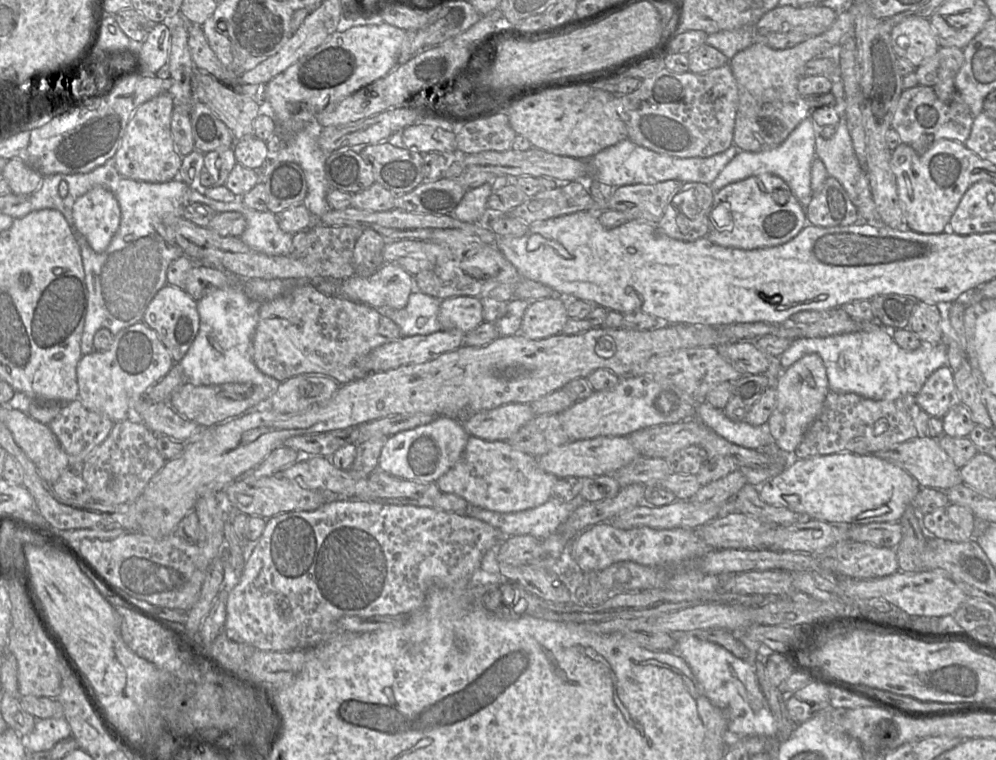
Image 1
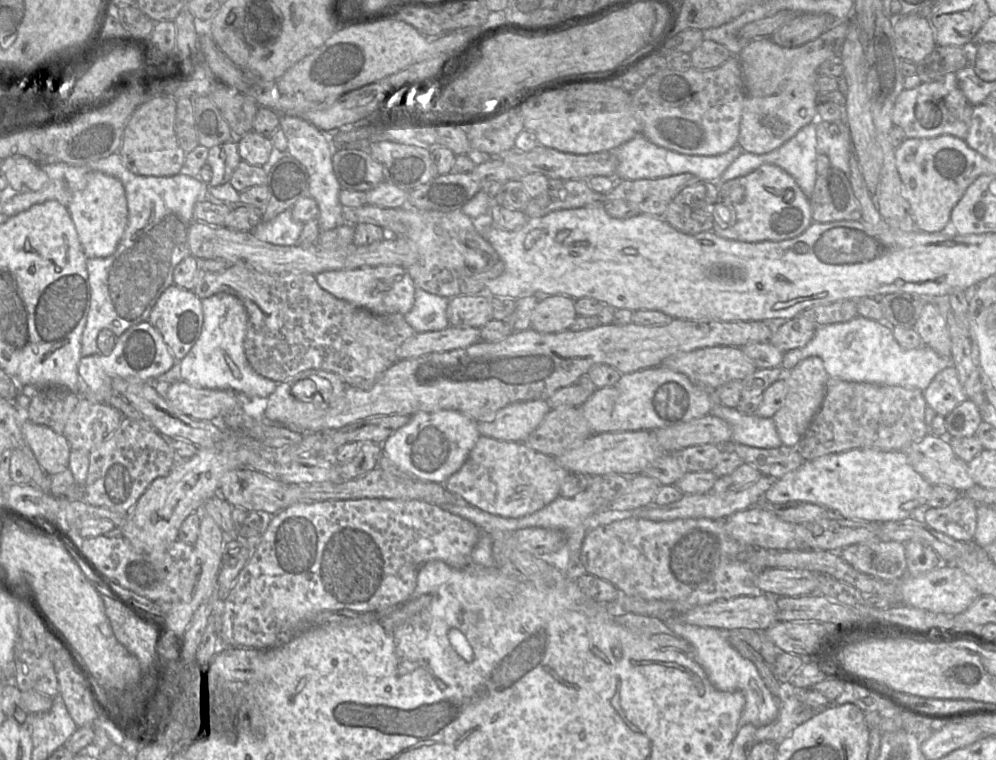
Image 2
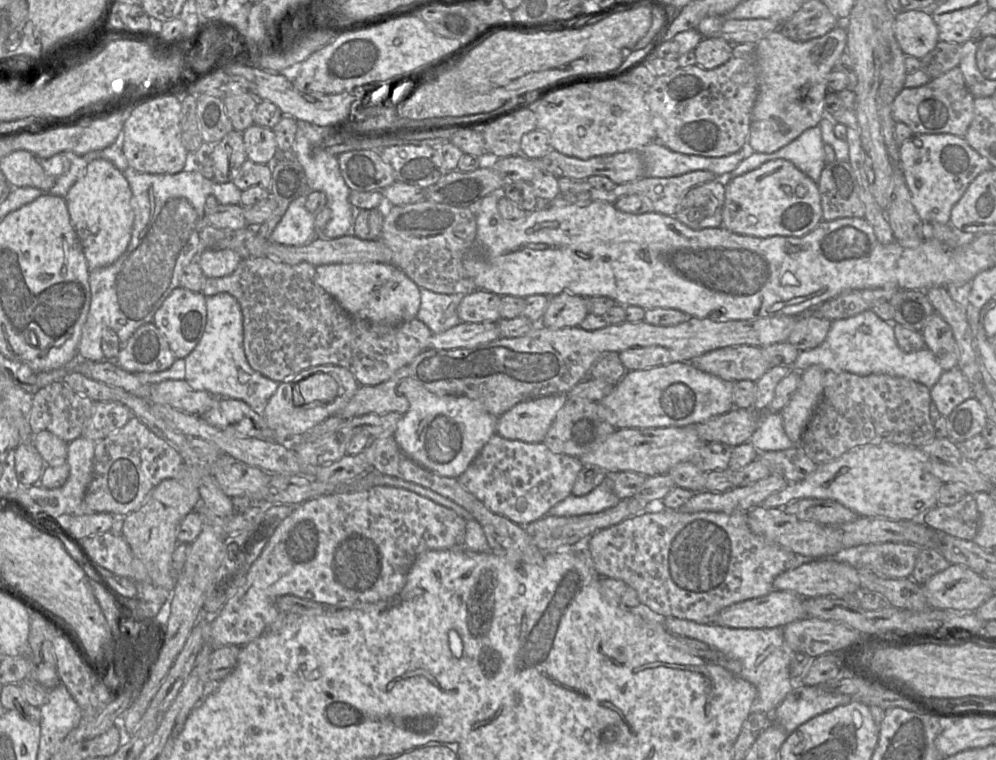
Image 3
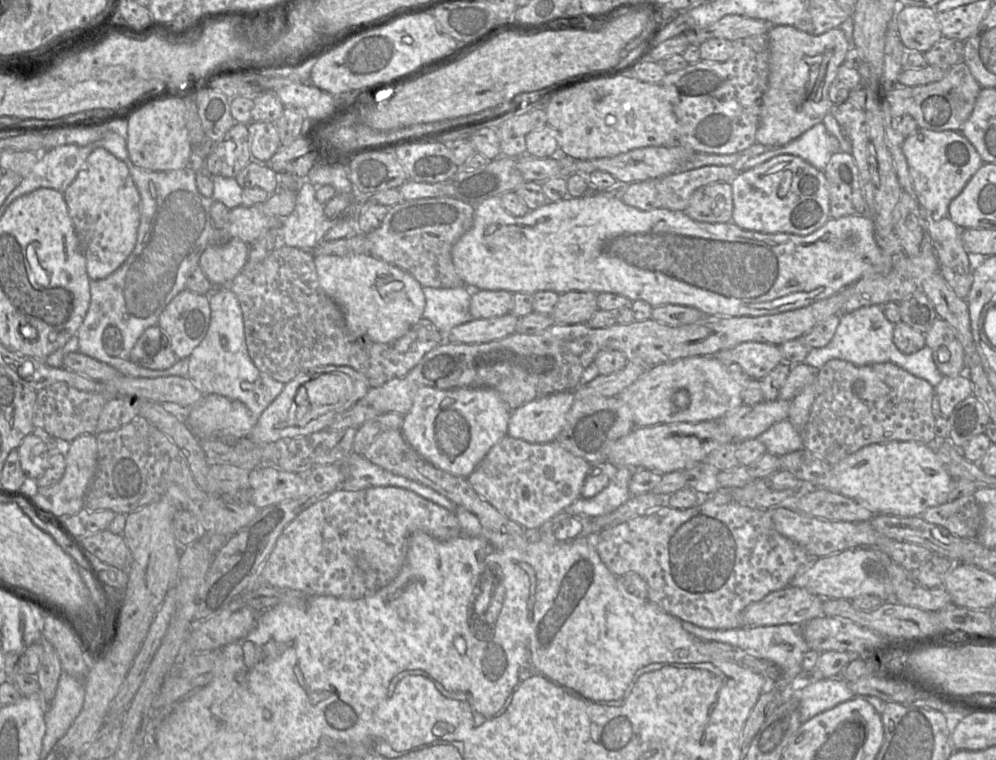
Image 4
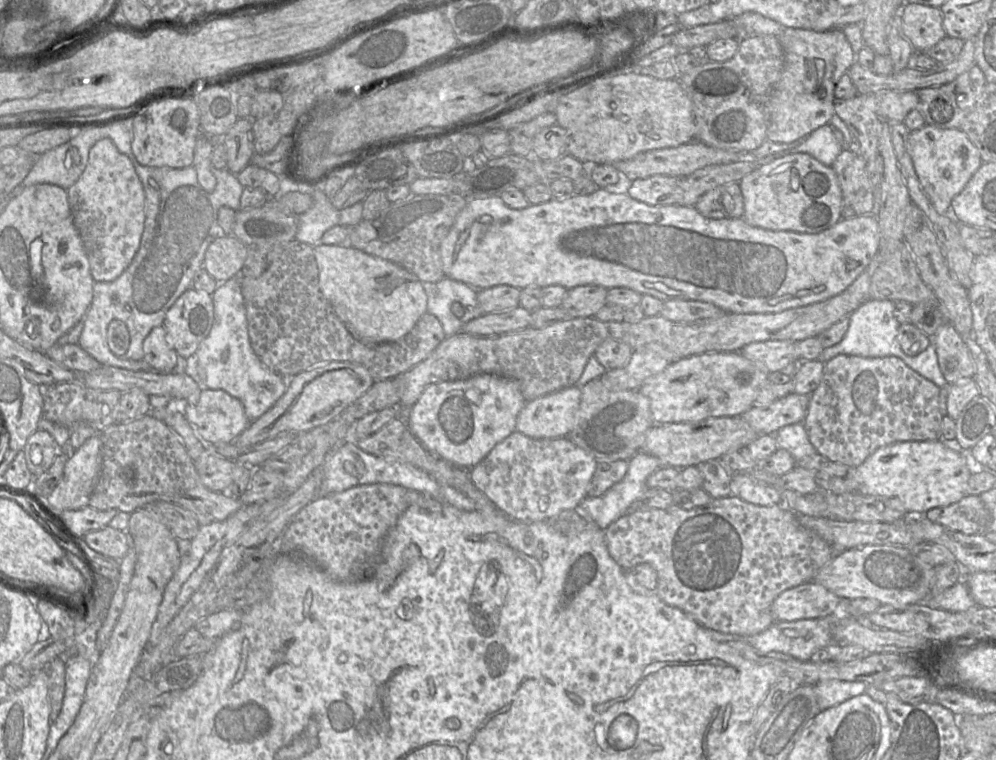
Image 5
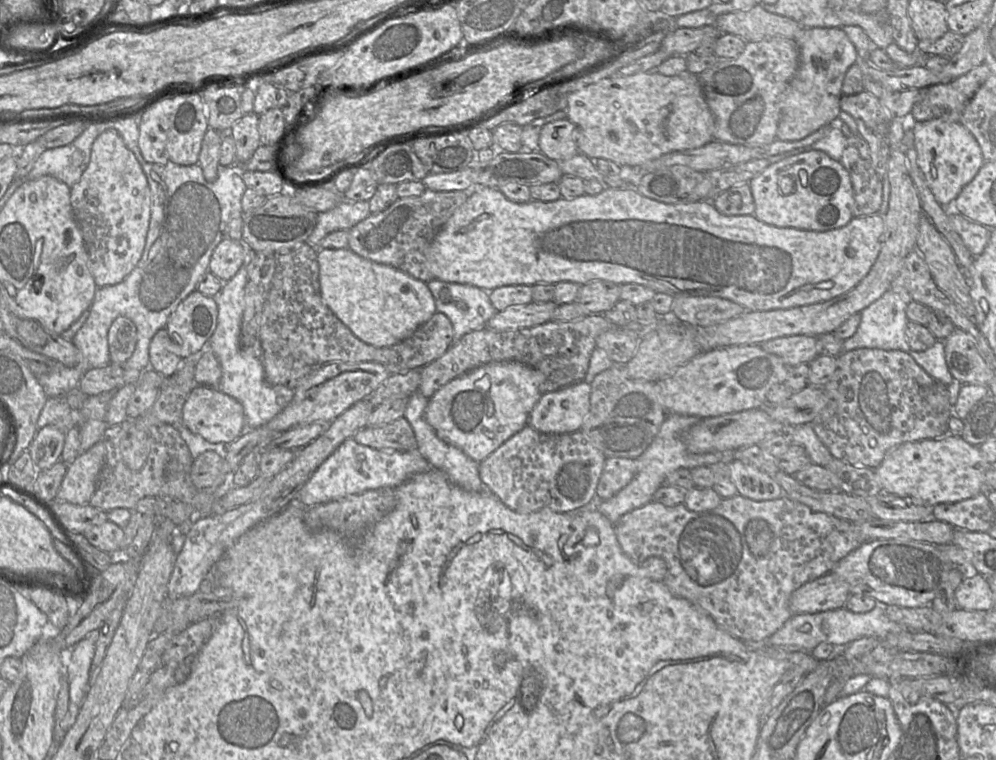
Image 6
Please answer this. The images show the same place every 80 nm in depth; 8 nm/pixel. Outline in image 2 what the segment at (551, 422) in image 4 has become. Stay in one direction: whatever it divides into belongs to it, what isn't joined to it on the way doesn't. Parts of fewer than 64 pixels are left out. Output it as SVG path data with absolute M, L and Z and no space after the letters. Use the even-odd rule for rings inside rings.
M547 400L515 402L501 408L488 421L477 422L480 436L524 442L551 410Z

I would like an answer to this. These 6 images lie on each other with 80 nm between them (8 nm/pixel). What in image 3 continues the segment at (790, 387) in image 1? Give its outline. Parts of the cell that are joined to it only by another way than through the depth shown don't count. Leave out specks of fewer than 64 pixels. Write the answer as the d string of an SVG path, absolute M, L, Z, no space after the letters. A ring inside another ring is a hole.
M811 365L802 371L797 390L780 411L784 430L797 445L823 394L825 372L818 365Z

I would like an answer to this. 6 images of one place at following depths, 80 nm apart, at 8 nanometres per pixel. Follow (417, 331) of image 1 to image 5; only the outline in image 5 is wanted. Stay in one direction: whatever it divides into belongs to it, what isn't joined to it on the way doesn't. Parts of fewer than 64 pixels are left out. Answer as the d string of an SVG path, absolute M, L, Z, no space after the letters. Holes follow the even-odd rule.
M450 278L438 282L424 282L426 292L427 313L434 315L441 322L446 337L462 331L469 321L483 315L478 305L478 292L468 284ZM453 303L464 307L464 315L457 317L452 311Z

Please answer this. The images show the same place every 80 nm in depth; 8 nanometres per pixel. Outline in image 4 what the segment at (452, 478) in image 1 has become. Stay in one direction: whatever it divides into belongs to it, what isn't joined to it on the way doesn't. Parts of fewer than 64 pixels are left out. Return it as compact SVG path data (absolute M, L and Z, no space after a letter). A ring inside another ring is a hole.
M506 435L490 449L467 479L482 498L509 519L524 529L538 529L582 497L581 490L590 467L591 463L573 455L557 442L530 443Z

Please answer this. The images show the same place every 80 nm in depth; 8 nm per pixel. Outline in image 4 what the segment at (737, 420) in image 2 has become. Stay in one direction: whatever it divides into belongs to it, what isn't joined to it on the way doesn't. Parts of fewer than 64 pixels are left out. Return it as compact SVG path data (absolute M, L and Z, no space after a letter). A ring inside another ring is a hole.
M788 419L773 424L757 438L766 446L767 452L777 456L805 448L801 432Z

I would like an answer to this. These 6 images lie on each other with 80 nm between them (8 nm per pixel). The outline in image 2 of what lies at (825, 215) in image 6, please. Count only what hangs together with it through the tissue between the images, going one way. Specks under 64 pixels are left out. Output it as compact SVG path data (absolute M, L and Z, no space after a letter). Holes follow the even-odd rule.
M771 164L762 165L746 176L719 183L713 215L712 231L718 236L748 243L789 240L802 234L813 223L810 198L801 191L791 175Z

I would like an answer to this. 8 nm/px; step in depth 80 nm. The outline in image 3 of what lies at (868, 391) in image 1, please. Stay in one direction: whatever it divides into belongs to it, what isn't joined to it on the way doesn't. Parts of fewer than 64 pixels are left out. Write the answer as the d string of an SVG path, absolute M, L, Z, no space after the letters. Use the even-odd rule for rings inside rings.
M871 309L832 321L825 340L815 348L799 351L791 370L802 372L811 365L818 365L825 371L845 371L860 376L887 374L904 377L929 389L937 383L944 371L926 346L916 352L903 351L896 341L894 325L878 317Z

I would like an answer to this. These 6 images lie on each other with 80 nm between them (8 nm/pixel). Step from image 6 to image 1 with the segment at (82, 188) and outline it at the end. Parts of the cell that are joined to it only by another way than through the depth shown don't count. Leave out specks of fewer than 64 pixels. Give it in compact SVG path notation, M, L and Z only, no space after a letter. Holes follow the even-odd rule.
M96 186L76 199L73 205L74 230L81 235L96 253L102 253L110 244L121 221L119 203L109 190Z

